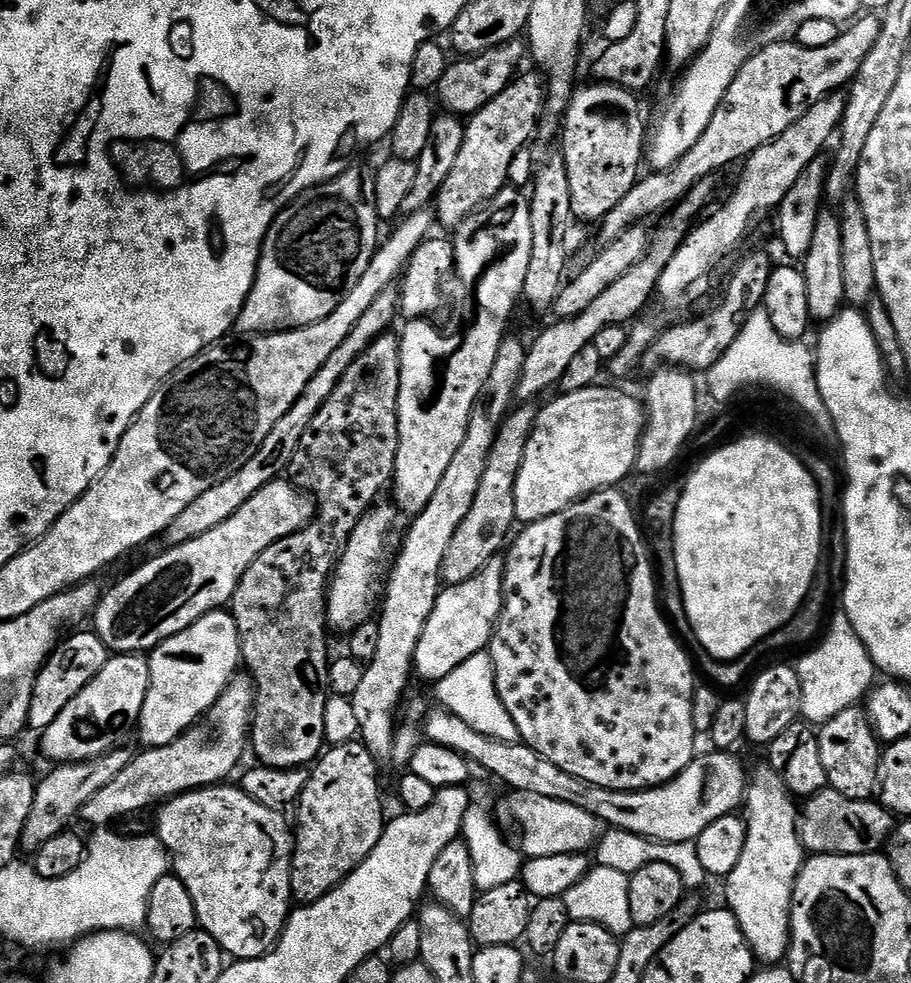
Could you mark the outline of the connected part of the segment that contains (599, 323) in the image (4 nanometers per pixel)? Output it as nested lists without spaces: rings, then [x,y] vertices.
[[[711,179],[698,182],[685,194],[683,200],[671,209],[672,220],[666,221],[657,232],[651,233],[648,253],[642,258],[642,262],[626,270],[626,274],[622,274],[618,282],[606,286],[606,290],[602,290],[602,294],[598,294],[598,298],[594,298],[594,302],[590,302],[590,306],[586,306],[582,314],[569,320],[557,319],[556,324],[550,325],[533,344],[530,344],[526,354],[526,366],[522,366],[522,378],[516,391],[521,401],[535,401],[537,399],[535,396],[542,395],[547,388],[555,389],[566,370],[569,369],[570,362],[586,346],[590,346],[594,338],[598,338],[601,330],[606,330],[606,326],[631,325],[643,313],[640,311],[651,300],[653,303],[658,278],[662,278],[662,270],[666,270],[670,258],[674,258],[676,251],[683,246],[684,239],[689,234],[690,225],[701,215],[699,212],[712,200],[712,183]]]

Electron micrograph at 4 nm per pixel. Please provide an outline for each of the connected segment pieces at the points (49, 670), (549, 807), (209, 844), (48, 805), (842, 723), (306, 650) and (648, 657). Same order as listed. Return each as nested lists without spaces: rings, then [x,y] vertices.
[[[76,630],[65,635],[36,675],[28,718],[28,728],[36,731],[36,734],[43,734],[53,724],[54,718],[58,718],[58,714],[62,714],[62,710],[66,710],[66,706],[78,698],[78,694],[82,694],[82,690],[86,690],[86,686],[98,678],[98,674],[102,674],[102,666],[106,666],[110,659],[108,648],[102,638],[98,638],[96,631],[84,631]]]
[[[512,792],[509,795],[508,812],[512,815],[512,824],[520,835],[518,851],[521,857],[528,860],[538,858],[550,858],[551,856],[575,856],[587,853],[597,843],[598,822],[586,810],[578,806],[570,806],[570,802],[558,802],[558,798],[542,798],[542,794],[530,794],[529,792]]]
[[[209,786],[173,796],[159,805],[156,816],[155,835],[165,848],[171,871],[190,890],[199,927],[209,932],[218,946],[233,961],[256,960],[275,948],[284,925],[288,922],[292,894],[292,850],[294,836],[285,817],[274,810],[254,802],[243,787]]]
[[[124,746],[113,748],[104,756],[77,764],[56,764],[53,772],[37,783],[34,806],[30,808],[30,818],[26,818],[26,826],[20,835],[20,848],[28,851],[28,854],[35,853],[37,848],[46,846],[46,842],[58,834],[69,831],[73,827],[72,819],[75,816],[77,819],[83,813],[86,802],[90,802],[90,798],[94,798],[102,786],[110,786],[110,782],[114,782],[114,778],[126,770],[133,758],[133,753],[126,749]]]
[[[857,706],[842,710],[842,714],[834,714],[834,718],[818,728],[828,787],[851,800],[872,800],[877,795],[880,779],[882,744],[869,713],[862,709]]]
[[[392,334],[379,336],[357,358],[354,366],[350,366],[350,370],[346,370],[346,374],[342,374],[342,382],[338,382],[338,386],[334,386],[334,394],[330,394],[330,398],[326,398],[326,406],[322,406],[322,410],[318,410],[318,415],[315,416],[314,422],[310,422],[306,434],[302,434],[302,442],[298,442],[298,450],[294,450],[294,458],[290,462],[286,473],[292,487],[297,488],[306,496],[311,496],[318,511],[305,528],[290,534],[286,538],[282,538],[278,542],[274,542],[274,546],[270,546],[270,550],[262,550],[262,554],[258,554],[258,558],[254,558],[250,570],[246,570],[246,574],[242,574],[242,582],[238,582],[238,590],[234,590],[232,595],[230,611],[234,622],[238,626],[242,664],[245,669],[248,667],[246,669],[247,675],[256,689],[256,702],[252,709],[252,726],[250,729],[250,752],[251,755],[253,752],[260,759],[257,761],[265,768],[277,768],[278,770],[290,770],[291,768],[307,769],[315,764],[325,751],[326,702],[330,695],[330,689],[326,683],[328,665],[330,663],[330,655],[328,656],[328,635],[330,635],[328,627],[328,581],[332,578],[332,572],[340,560],[340,555],[344,552],[344,547],[350,538],[350,534],[354,534],[354,528],[358,526],[360,519],[368,513],[368,509],[373,507],[383,497],[380,495],[383,494],[384,487],[387,484],[389,487],[393,483],[392,475],[394,474],[396,459],[398,458],[398,390],[400,389],[401,374],[400,341]]]
[[[601,490],[576,501],[558,514],[550,514],[538,522],[527,525],[523,531],[520,537],[517,535],[511,541],[512,549],[510,544],[506,552],[504,608],[500,611],[500,620],[496,624],[490,645],[498,698],[502,698],[502,706],[506,706],[510,718],[514,718],[514,726],[518,726],[520,740],[529,744],[542,758],[546,758],[546,762],[554,762],[558,770],[566,770],[566,774],[574,774],[574,778],[582,778],[582,782],[590,782],[606,790],[642,792],[645,788],[669,784],[676,779],[677,774],[686,770],[686,766],[698,752],[696,749],[698,733],[694,730],[692,713],[692,696],[696,693],[698,681],[692,673],[692,664],[688,661],[683,646],[668,629],[669,621],[658,603],[658,580],[654,575],[654,564],[650,559],[637,513],[636,516],[632,513],[627,498],[620,493],[620,490]]]

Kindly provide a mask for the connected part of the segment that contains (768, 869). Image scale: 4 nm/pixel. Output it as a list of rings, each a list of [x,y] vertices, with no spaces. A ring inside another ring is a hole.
[[[770,766],[763,767],[751,773],[744,798],[742,819],[748,826],[746,850],[742,850],[738,866],[726,878],[726,907],[734,914],[757,961],[764,966],[780,966],[785,963],[792,941],[792,891],[804,865],[806,849],[800,840],[797,801],[778,773]]]

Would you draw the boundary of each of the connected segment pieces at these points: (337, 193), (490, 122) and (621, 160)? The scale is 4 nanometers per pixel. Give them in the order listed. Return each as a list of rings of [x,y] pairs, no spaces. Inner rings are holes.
[[[349,166],[338,178],[327,180],[325,184],[318,184],[316,187],[308,189],[303,196],[296,197],[287,208],[283,208],[276,216],[276,221],[270,226],[270,230],[264,239],[264,244],[260,248],[260,262],[256,266],[256,281],[250,290],[248,301],[244,303],[244,308],[240,312],[238,328],[239,331],[242,330],[241,333],[263,334],[265,332],[278,332],[290,328],[305,328],[314,322],[322,322],[322,318],[326,318],[326,314],[334,314],[341,296],[350,294],[350,290],[354,290],[354,286],[358,286],[358,278],[362,278],[362,274],[366,274],[376,249],[381,243],[380,227],[382,227],[382,221],[378,214],[378,206],[376,205],[375,175],[371,171],[367,172],[364,168],[356,167]]]
[[[531,71],[517,75],[498,98],[482,106],[482,110],[465,123],[462,150],[434,201],[434,216],[439,227],[441,224],[449,230],[459,228],[467,216],[473,216],[494,199],[508,184],[514,154],[525,151],[532,135],[537,135],[538,125],[545,115],[546,81],[539,71]]]
[[[591,82],[583,88],[577,87],[568,104],[568,111],[562,116],[562,136],[564,132],[564,149],[562,155],[566,162],[566,174],[570,178],[570,206],[577,221],[596,220],[603,222],[606,214],[630,194],[642,175],[642,161],[646,156],[646,132],[644,120],[640,117],[640,104],[637,93],[631,92],[617,84]]]

